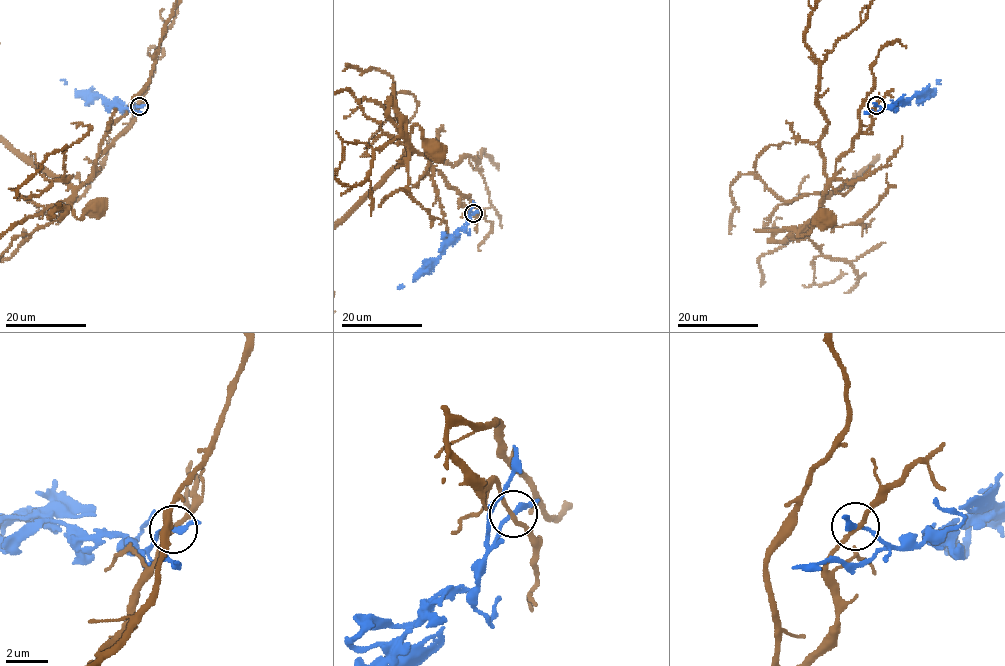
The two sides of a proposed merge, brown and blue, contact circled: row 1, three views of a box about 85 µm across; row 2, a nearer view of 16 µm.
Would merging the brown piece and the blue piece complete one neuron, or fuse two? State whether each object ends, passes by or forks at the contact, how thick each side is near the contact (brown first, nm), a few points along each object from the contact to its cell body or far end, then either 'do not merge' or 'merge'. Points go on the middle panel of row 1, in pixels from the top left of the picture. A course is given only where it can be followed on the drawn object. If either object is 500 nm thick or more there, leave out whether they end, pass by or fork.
brown passes by; blue passes by; 190 nm thick on the brown side, 200 nm on the other; brown runs (472, 213), (455, 189), (409, 143), (414, 125), (418, 126), (431, 152), (435, 151); blue runs (472, 213), (426, 270), (397, 289); do not merge

